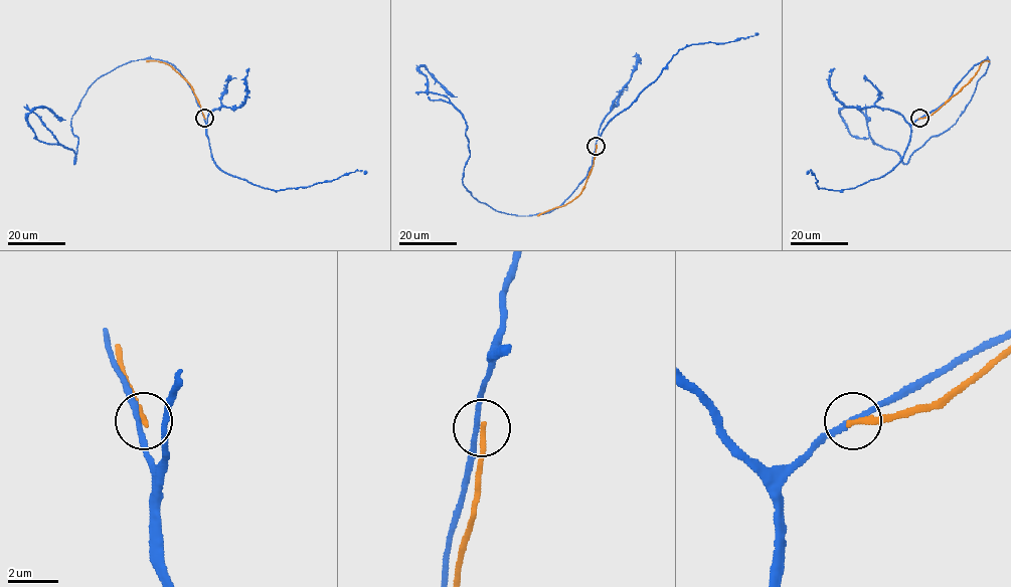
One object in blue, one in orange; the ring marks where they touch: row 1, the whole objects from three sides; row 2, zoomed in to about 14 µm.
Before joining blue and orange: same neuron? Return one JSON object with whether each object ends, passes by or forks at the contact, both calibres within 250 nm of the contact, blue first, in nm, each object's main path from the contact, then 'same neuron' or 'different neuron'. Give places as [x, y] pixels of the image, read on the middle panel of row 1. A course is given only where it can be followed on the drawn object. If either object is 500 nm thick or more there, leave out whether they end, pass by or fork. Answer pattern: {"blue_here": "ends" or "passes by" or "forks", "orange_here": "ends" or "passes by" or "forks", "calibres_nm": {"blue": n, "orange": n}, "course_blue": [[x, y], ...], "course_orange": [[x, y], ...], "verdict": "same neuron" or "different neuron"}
{"blue_here": "passes by", "orange_here": "ends", "calibres_nm": {"blue": 200, "orange": 200}, "course_blue": [[596, 146], [558, 206], [498, 212], [463, 185], [467, 125], [428, 96], [419, 66], [457, 96]], "course_orange": [[596, 146], [591, 173], [582, 190], [570, 202], [537, 215]], "verdict": "different neuron"}

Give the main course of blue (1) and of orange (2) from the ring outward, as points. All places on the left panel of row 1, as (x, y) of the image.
1: (204, 119), (174, 65), (155, 58), (89, 88), (70, 124), (74, 164), (27, 121), (46, 107), (65, 120)
2: (204, 119), (191, 86), (179, 73), (169, 65), (146, 61)

